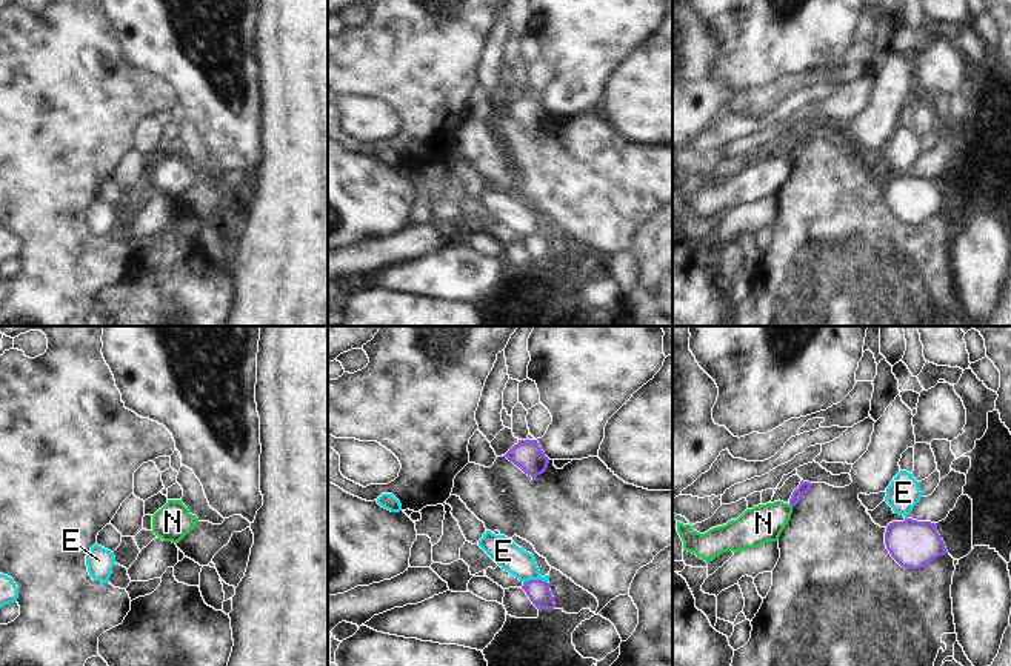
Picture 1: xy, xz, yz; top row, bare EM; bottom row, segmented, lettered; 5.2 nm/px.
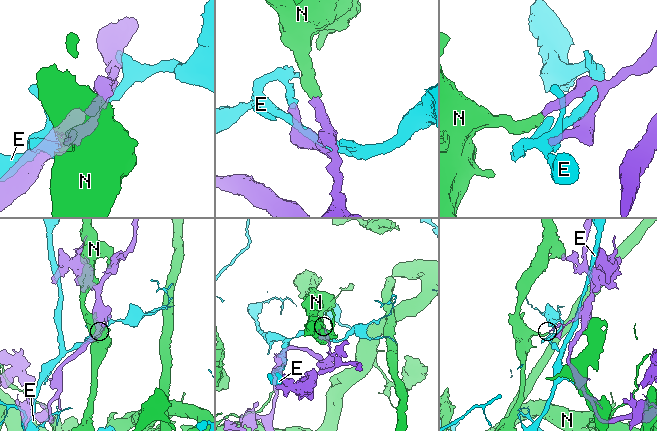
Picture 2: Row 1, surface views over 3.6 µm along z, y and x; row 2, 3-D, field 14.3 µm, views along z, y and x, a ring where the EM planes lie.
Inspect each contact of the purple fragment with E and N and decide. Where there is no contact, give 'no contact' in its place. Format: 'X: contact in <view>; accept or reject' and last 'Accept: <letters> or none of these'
E: contact in xz; reject
N: contact in yz; reject
Accept: none of these

